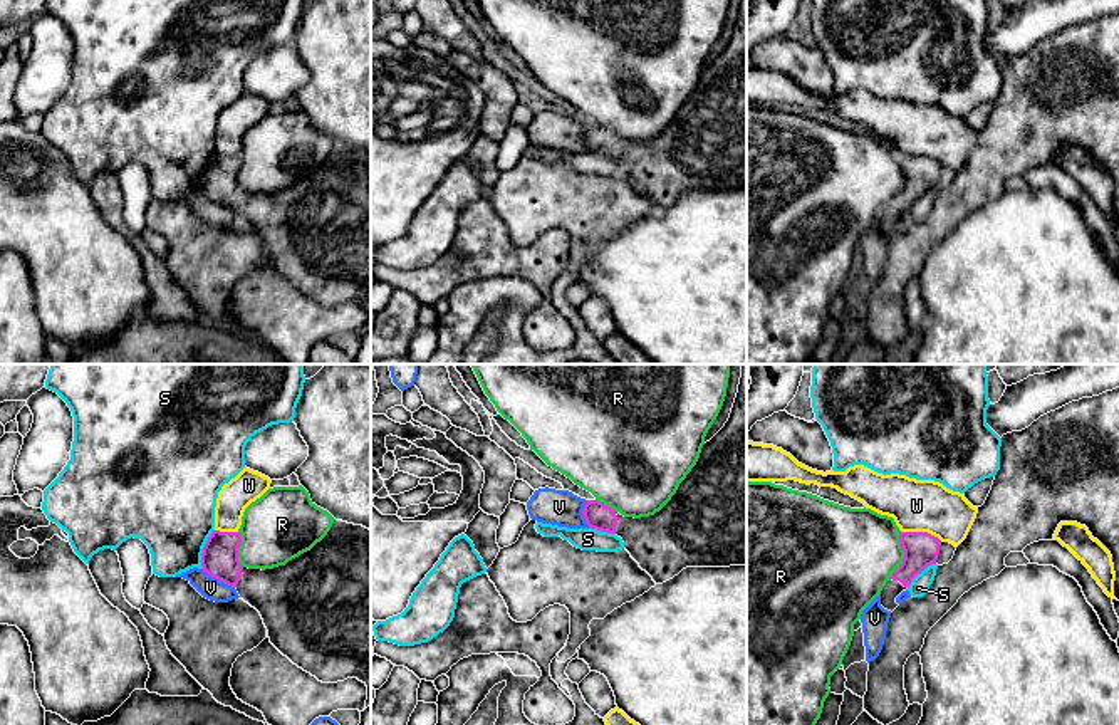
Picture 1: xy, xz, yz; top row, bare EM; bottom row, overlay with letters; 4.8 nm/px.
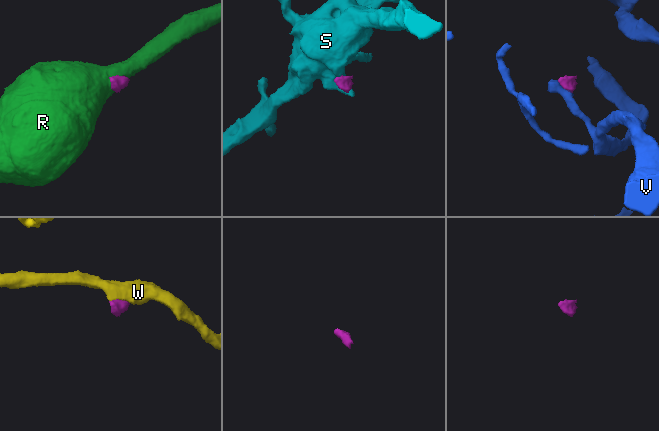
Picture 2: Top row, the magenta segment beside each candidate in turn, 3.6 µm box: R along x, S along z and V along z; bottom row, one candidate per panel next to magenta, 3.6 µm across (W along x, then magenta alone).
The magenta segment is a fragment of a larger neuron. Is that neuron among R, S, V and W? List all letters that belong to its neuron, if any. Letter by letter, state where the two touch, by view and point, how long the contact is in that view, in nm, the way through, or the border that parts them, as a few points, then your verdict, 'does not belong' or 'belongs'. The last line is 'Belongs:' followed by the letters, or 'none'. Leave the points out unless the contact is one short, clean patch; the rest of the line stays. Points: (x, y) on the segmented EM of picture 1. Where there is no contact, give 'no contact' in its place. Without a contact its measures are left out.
R: meets magenta in yz at (905, 554); contact 240 nm long; border along yz (900, 531), (903, 563), (888, 578); does not belong
S: meets magenta in xy at (203, 549); contact 200 nm long; border along xy (213, 529), (203, 547), (202, 568); does not belong
V: meets magenta in xy at (218, 579); contact 180 nm long; border along xy (202, 569), (234, 588); does not belong
W: meets magenta in yz at (921, 532); contact 200 nm long; border along yz (901, 531), (926, 531), (942, 541); does not belong
Belongs: none

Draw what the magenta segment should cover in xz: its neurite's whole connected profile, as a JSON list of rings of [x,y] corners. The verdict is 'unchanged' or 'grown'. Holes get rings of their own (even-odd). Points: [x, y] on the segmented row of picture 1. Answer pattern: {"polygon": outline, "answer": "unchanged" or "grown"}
{"polygon": [[[747,364],[725,426],[703,445],[700,458],[671,500],[654,515],[624,517],[587,500],[589,529],[616,534],[656,584],[686,567],[747,564]]], "answer": "grown"}

